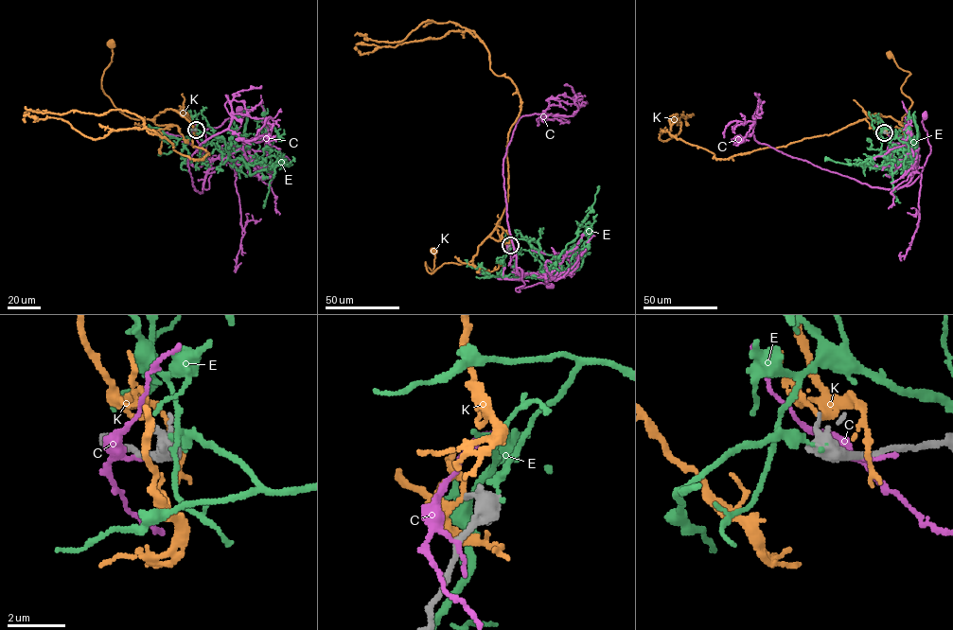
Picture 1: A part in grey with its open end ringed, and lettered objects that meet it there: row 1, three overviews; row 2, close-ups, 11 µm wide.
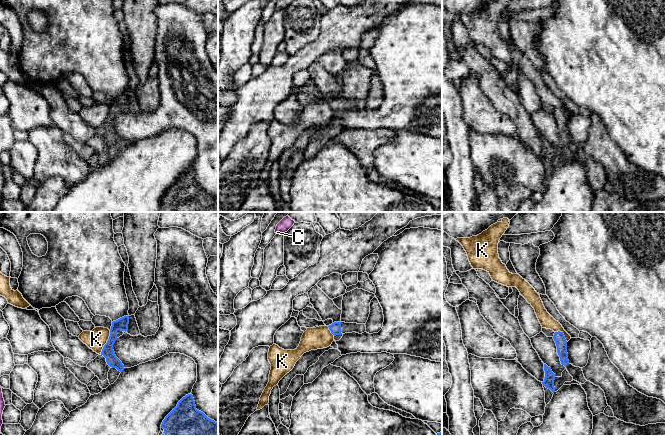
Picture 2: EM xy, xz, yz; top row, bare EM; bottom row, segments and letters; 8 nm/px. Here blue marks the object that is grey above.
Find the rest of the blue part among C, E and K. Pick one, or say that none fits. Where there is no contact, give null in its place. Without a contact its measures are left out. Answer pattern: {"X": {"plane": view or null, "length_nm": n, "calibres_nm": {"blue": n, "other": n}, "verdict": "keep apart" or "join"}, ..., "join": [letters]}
{"C": {"plane": null, "verdict": "keep apart"}, "E": {"plane": null, "verdict": "join"}, "K": {"plane": "xy", "length_nm": 200, "calibres_nm": {"blue": 100, "other": 160}, "verdict": "keep apart"}, "join": ["E"]}

